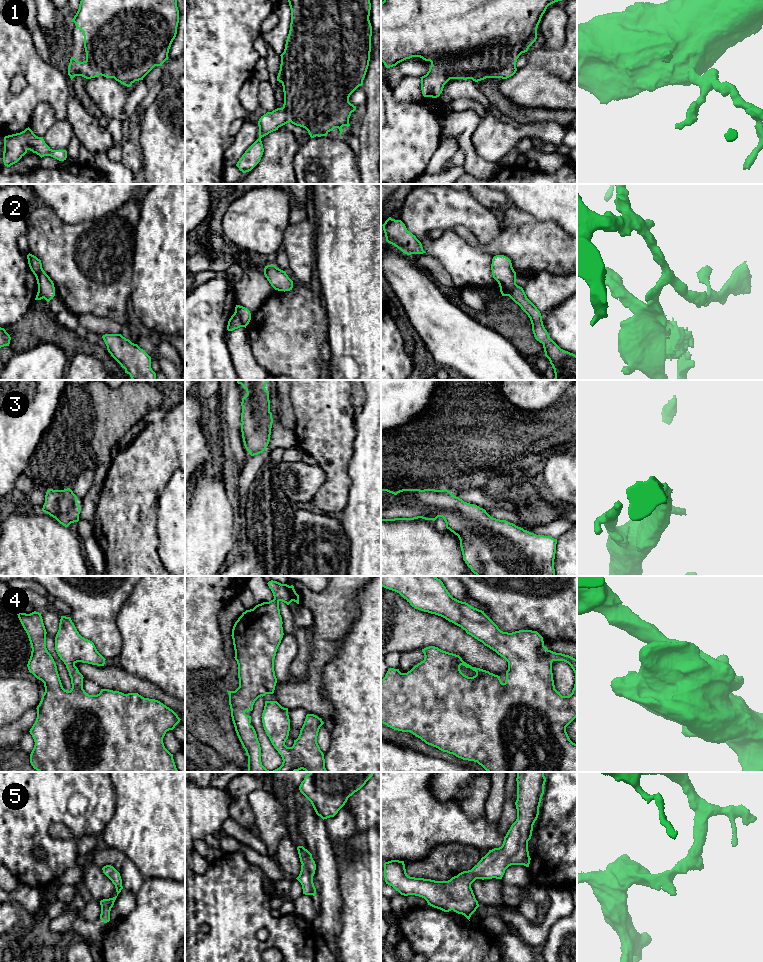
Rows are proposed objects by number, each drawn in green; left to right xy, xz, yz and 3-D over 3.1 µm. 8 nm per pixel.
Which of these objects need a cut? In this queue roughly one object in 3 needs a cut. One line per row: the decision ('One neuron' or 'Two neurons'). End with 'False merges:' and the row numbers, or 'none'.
1: One neuron
2: Two neurons
3: One neuron
4: One neuron
5: One neuron
False merges: 2

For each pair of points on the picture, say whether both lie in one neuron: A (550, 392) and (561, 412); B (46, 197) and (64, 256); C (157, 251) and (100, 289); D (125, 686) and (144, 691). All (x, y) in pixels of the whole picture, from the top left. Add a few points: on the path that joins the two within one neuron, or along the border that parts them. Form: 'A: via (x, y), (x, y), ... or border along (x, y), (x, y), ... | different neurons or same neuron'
A: border along (566, 390), (552, 404), (534, 412) | different neurons
B: border along (38, 203), (48, 206), (60, 219), (66, 222) | different neurons
C: border along (135, 244), (132, 260), (132, 291) | different neurons
D: via (130, 686), (139, 686) | same neuron

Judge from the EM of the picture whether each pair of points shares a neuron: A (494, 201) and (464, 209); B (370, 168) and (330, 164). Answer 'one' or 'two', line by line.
A: two
B: two

